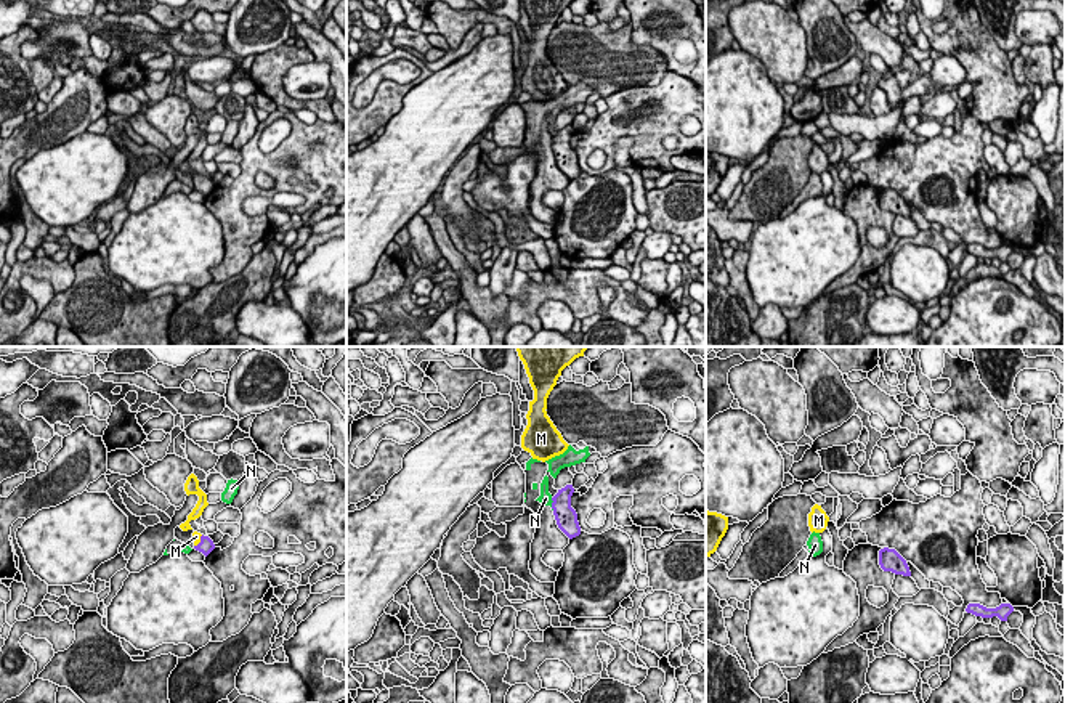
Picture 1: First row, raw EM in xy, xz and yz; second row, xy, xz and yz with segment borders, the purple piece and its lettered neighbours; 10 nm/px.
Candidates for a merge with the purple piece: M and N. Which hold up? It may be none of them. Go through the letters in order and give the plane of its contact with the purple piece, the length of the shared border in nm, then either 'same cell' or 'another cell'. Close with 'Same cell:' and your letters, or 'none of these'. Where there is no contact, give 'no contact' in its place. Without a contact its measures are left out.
M: xy | 150 nm | same cell
N: xz | 130 nm | another cell
Same cell: M

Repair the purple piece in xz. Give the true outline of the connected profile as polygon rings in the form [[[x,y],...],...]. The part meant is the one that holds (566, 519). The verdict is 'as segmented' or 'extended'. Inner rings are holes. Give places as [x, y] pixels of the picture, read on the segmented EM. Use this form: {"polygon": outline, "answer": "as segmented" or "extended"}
{"polygon": [[[566,485],[565,488],[558,490],[558,493],[552,498],[553,501],[552,509],[557,525],[569,539],[581,534],[577,514],[571,507],[573,493],[574,493],[573,485]]], "answer": "as segmented"}

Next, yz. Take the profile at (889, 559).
{"polygon": [[[889,547],[881,549],[879,565],[884,571],[911,576],[906,560],[895,549],[889,549]]], "answer": "as segmented"}

